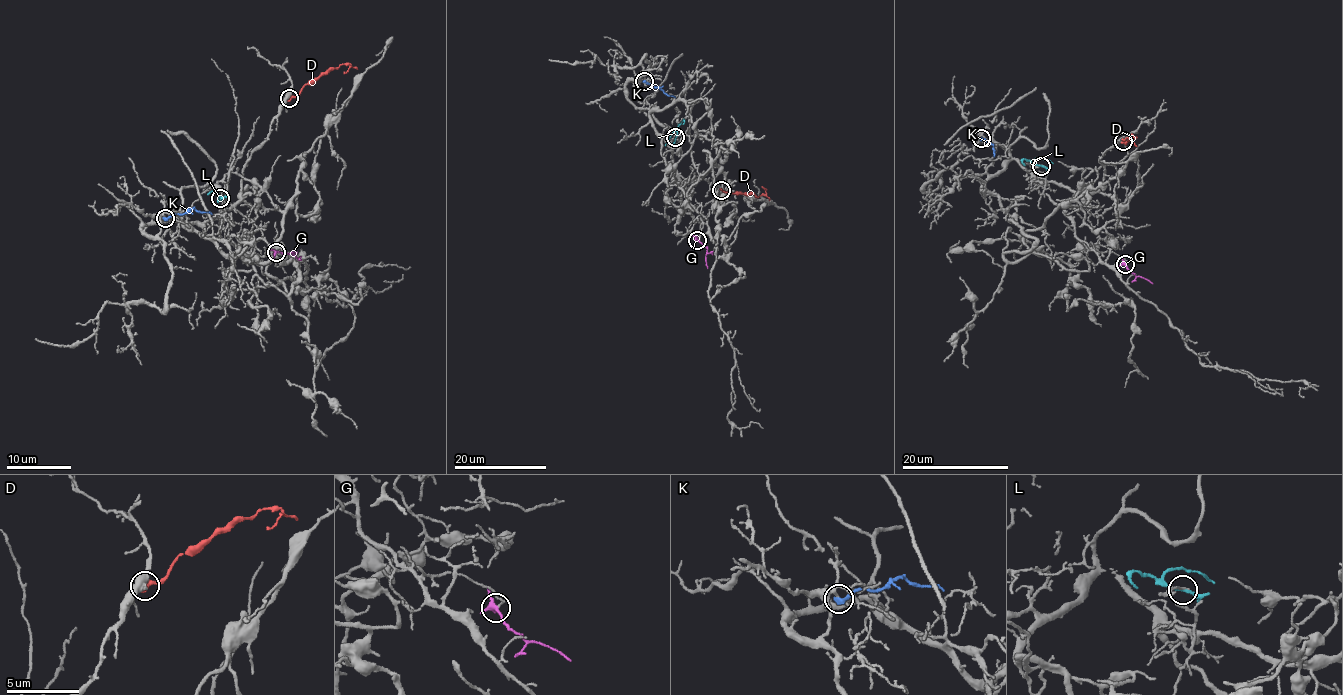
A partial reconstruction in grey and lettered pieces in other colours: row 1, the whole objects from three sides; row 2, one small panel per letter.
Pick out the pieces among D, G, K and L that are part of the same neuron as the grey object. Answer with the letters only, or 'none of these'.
none of these

